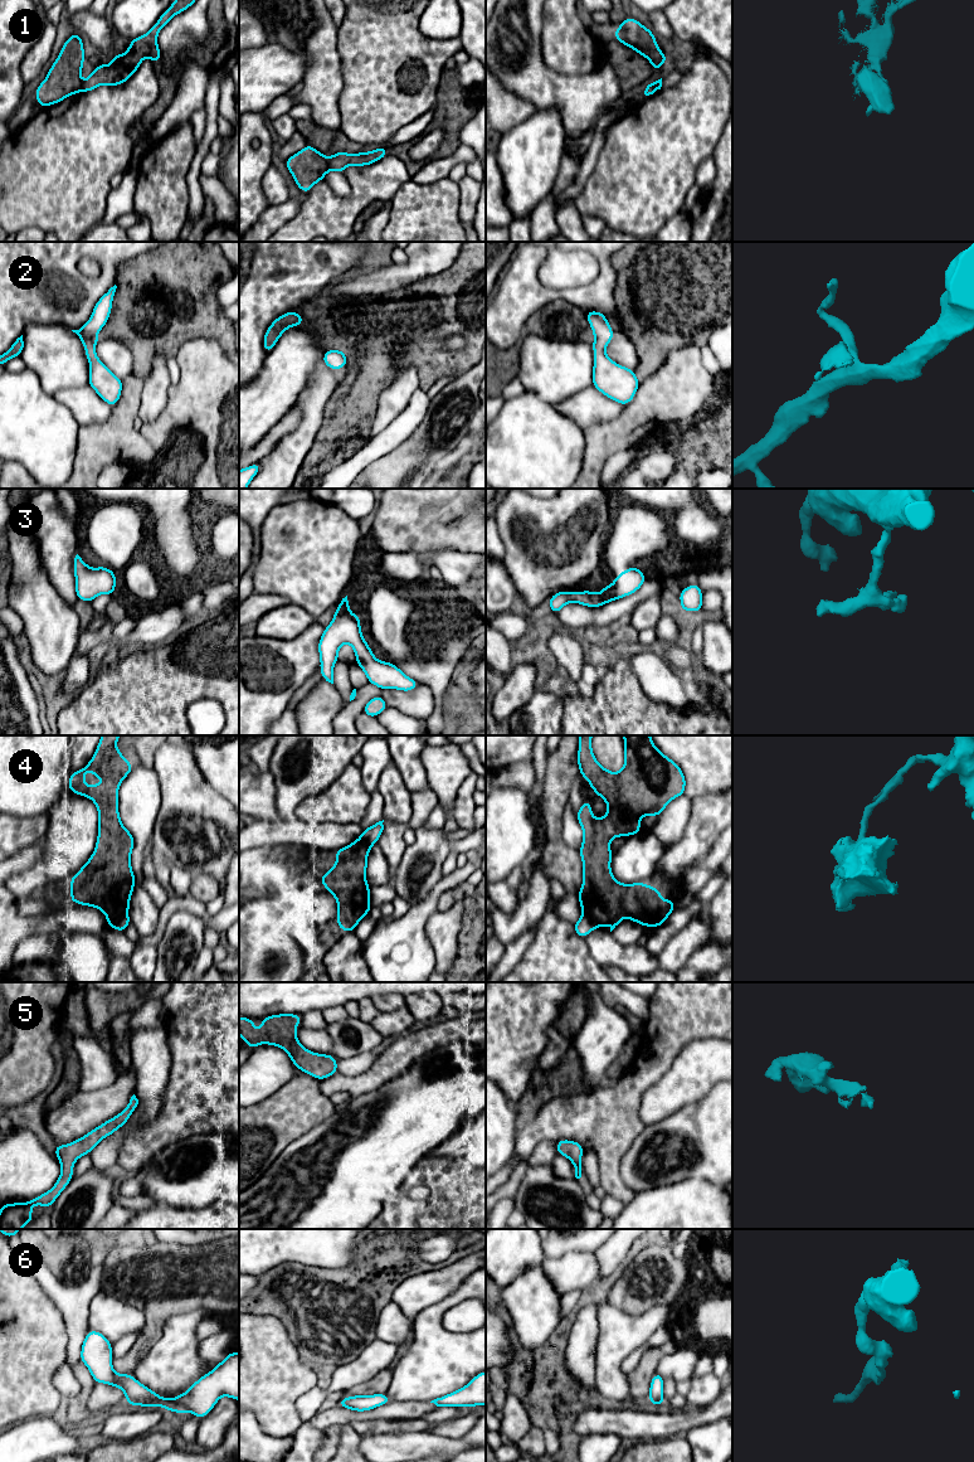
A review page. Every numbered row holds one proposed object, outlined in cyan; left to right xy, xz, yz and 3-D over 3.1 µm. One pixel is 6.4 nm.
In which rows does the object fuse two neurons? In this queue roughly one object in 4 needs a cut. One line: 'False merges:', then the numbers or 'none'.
False merges: 1, 2, 4

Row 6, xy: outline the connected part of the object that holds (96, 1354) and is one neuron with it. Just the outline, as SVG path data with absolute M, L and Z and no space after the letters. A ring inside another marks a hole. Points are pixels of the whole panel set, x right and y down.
M91 1330L82 1344L81 1361L97 1383L120 1388L127 1405L161 1407L172 1413L193 1413L199 1419L208 1415L221 1397L239 1400L239 1352L229 1352L188 1391L172 1399L157 1395L130 1374L117 1374L112 1365L112 1344L98 1331Z

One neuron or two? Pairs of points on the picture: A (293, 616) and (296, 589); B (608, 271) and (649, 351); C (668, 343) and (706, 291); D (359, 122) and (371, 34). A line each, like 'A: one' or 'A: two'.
A: two
B: two
C: one
D: one

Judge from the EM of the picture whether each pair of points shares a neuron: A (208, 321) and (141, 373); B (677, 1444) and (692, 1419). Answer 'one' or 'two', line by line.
A: one
B: two

